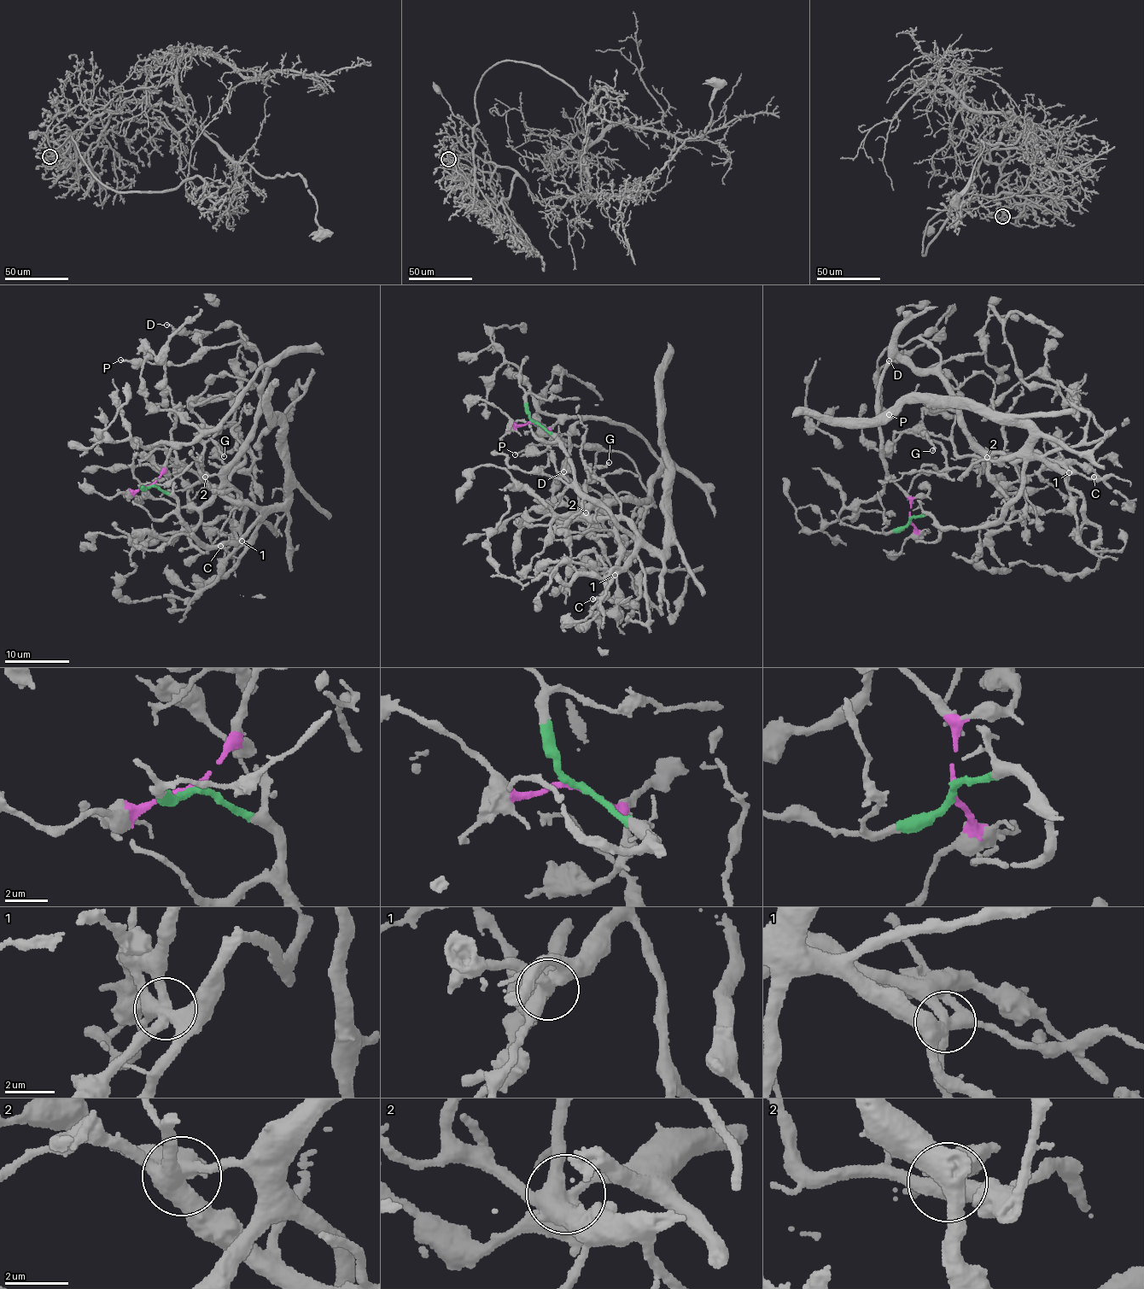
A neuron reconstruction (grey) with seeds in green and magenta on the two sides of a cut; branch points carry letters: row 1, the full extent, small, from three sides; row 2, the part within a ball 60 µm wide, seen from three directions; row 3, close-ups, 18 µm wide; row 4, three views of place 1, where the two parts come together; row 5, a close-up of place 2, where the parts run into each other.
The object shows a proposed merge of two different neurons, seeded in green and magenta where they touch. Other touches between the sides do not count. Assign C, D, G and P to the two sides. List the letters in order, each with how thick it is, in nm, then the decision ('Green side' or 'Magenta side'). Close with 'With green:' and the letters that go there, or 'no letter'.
C: Thickness 400 nm. Green side
D: Thickness 180 nm. Magenta side
G: Thickness 200 nm. Green side
P: Thickness 190 nm. Magenta side
With green: C, G

